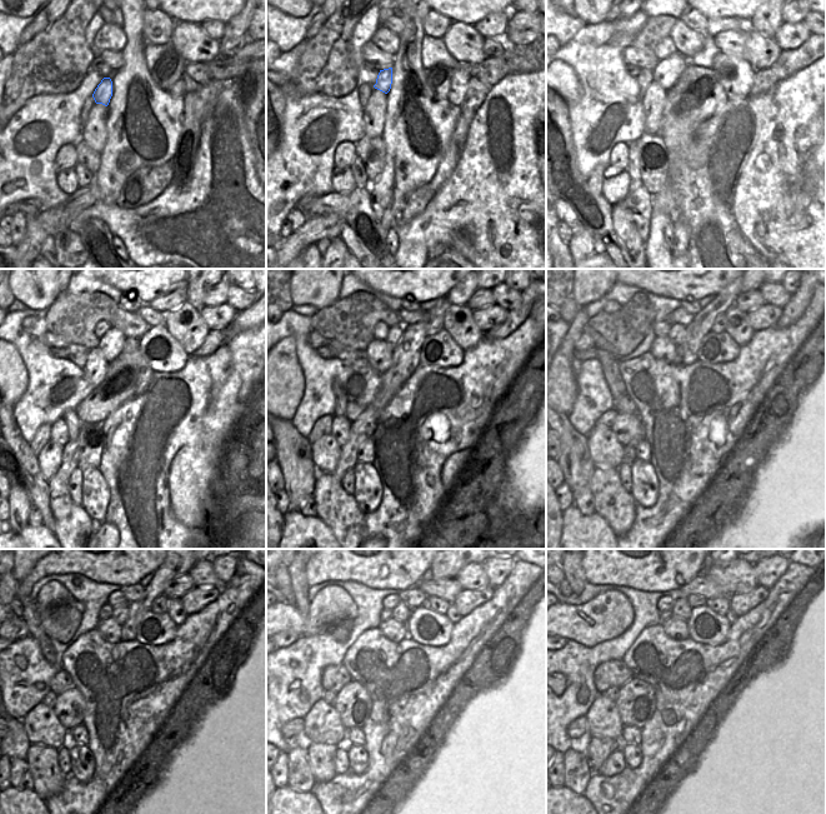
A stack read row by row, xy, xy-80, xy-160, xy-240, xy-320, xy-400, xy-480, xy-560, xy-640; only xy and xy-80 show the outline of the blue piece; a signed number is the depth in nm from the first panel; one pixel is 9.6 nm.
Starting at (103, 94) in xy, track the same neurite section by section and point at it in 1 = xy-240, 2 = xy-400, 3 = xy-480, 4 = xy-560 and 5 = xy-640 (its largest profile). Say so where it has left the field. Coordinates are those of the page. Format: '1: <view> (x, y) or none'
1: xy-240 (113, 341)
2: xy-400 (677, 331)
3: xy-480 (120, 613)
4: xy-560 (401, 612)
5: xy-640 (681, 609)

